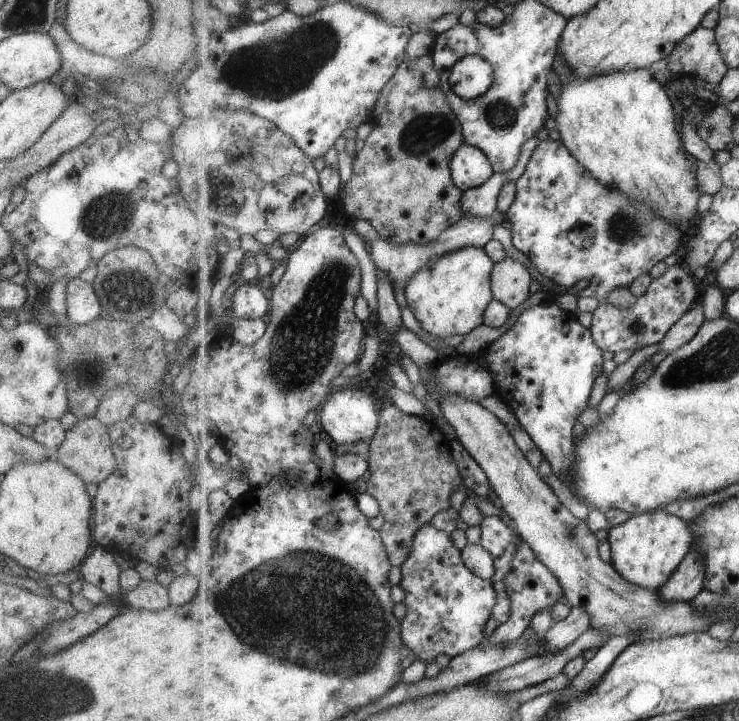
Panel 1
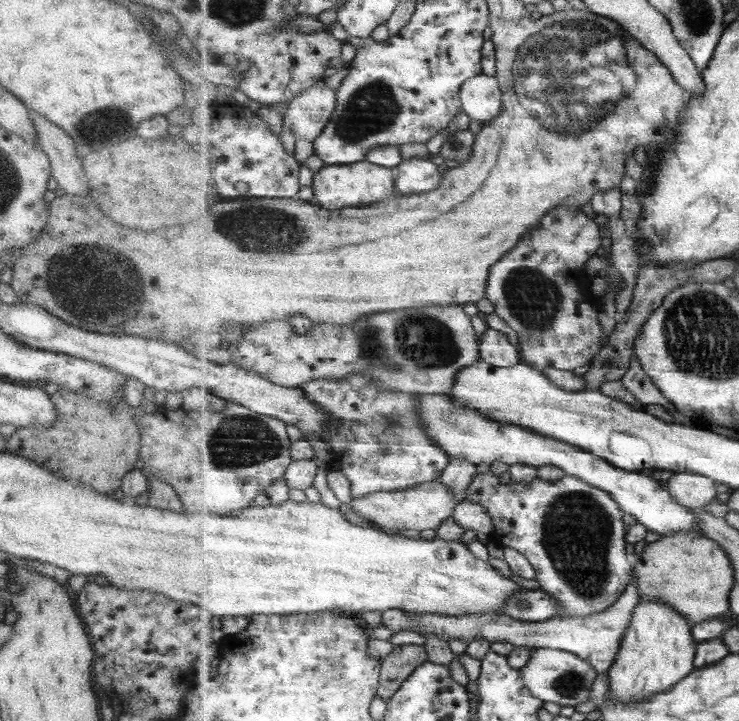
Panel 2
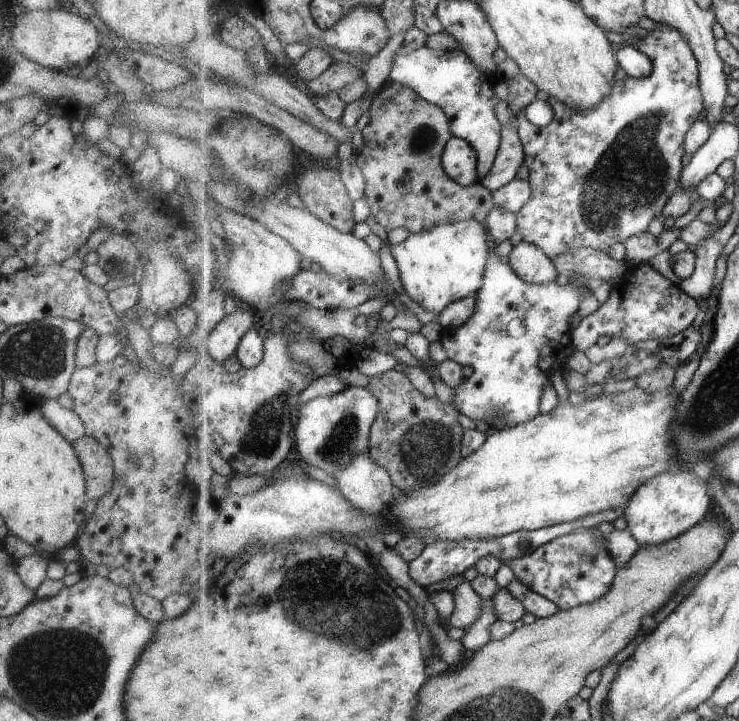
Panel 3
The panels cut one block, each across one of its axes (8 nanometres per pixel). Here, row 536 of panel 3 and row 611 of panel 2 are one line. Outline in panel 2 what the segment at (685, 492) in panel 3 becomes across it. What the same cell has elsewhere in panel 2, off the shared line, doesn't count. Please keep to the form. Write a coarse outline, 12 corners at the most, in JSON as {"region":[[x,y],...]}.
{"region":[[659,601],[635,609],[609,670],[634,704],[695,669],[690,621]]}

